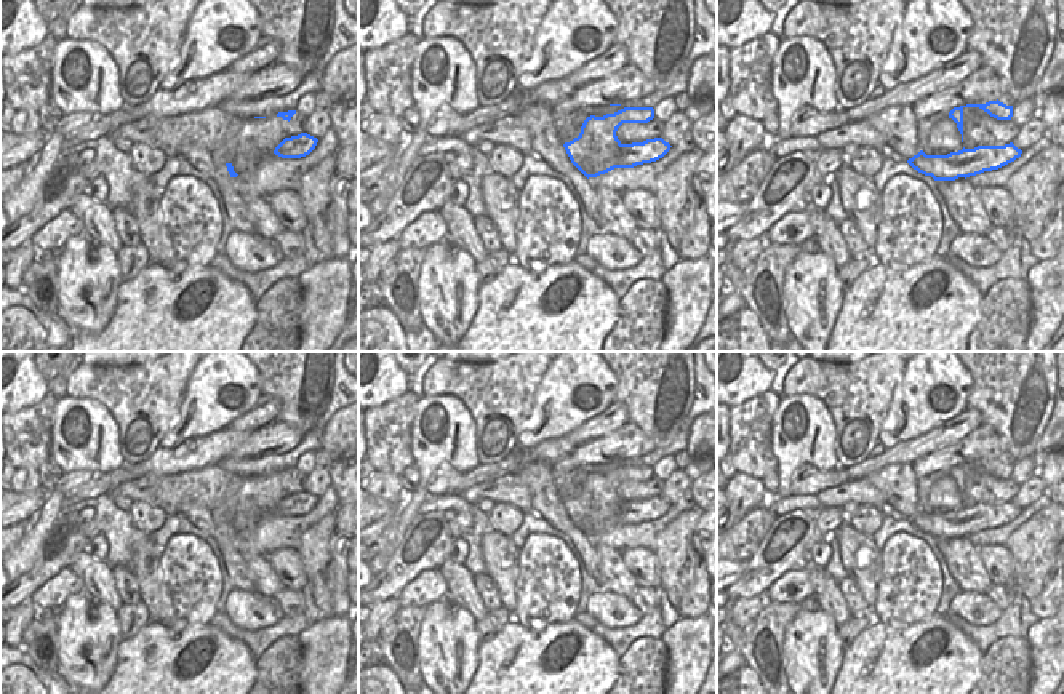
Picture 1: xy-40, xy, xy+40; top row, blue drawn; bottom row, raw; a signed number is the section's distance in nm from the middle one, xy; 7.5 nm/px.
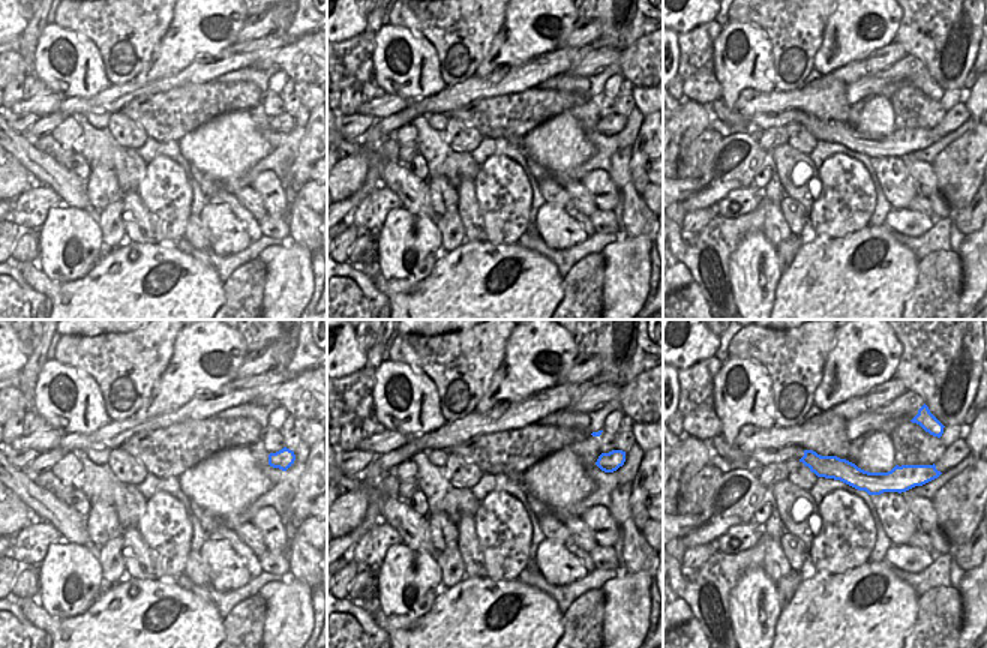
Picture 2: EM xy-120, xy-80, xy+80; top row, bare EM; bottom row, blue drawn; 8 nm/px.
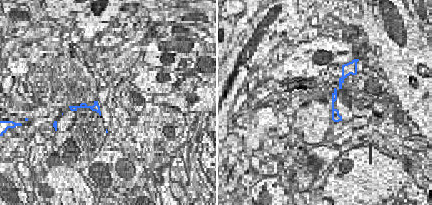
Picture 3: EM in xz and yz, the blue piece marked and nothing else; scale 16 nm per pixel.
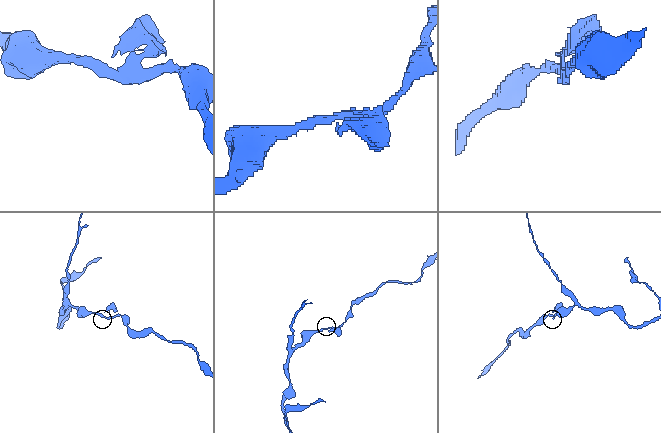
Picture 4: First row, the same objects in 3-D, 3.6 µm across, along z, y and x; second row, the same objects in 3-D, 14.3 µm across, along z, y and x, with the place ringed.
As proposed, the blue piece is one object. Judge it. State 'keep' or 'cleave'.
keep

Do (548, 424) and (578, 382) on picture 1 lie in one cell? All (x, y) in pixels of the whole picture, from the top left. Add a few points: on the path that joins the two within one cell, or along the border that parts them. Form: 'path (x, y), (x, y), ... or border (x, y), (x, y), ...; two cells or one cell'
path (554, 414), (572, 392); one cell

